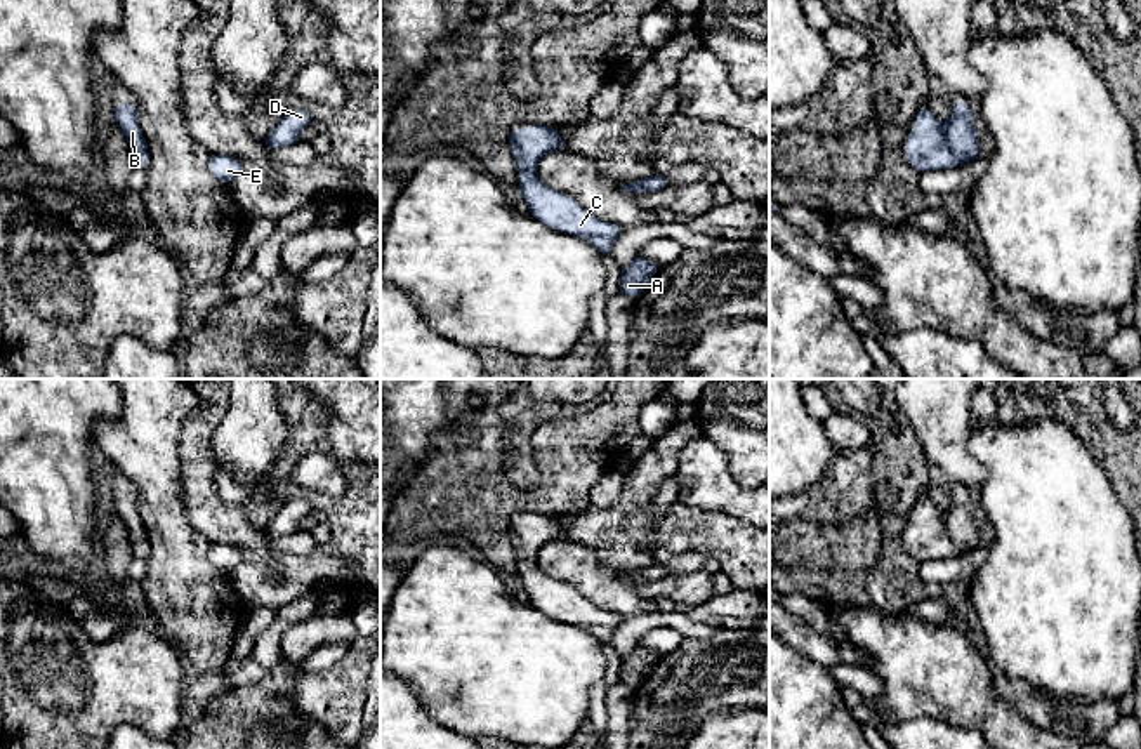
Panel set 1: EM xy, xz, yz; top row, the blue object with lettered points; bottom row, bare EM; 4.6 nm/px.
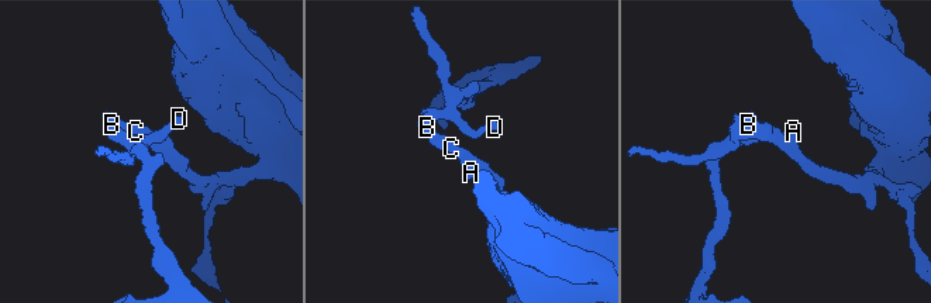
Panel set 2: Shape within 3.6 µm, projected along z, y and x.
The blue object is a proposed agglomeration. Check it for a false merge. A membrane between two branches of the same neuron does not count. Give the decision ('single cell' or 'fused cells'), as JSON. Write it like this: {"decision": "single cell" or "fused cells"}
{"decision": "single cell"}

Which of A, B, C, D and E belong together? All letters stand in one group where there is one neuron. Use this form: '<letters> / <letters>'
A B C D E

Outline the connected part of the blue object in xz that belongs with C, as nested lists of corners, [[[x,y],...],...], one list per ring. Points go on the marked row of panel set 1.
[[[535,123],[523,127],[521,134],[514,130],[516,127],[509,134],[509,143],[519,169],[518,186],[530,215],[564,235],[585,238],[603,255],[613,255],[613,247],[623,229],[592,215],[570,195],[549,188],[537,174],[538,162],[545,155],[564,149],[564,139],[557,129]]]

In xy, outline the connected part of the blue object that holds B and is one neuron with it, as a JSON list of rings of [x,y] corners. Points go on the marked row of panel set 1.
[[[122,103],[118,106],[113,106],[113,115],[118,129],[125,134],[129,141],[134,167],[146,170],[149,165],[149,151],[144,134],[139,127],[137,103]]]

